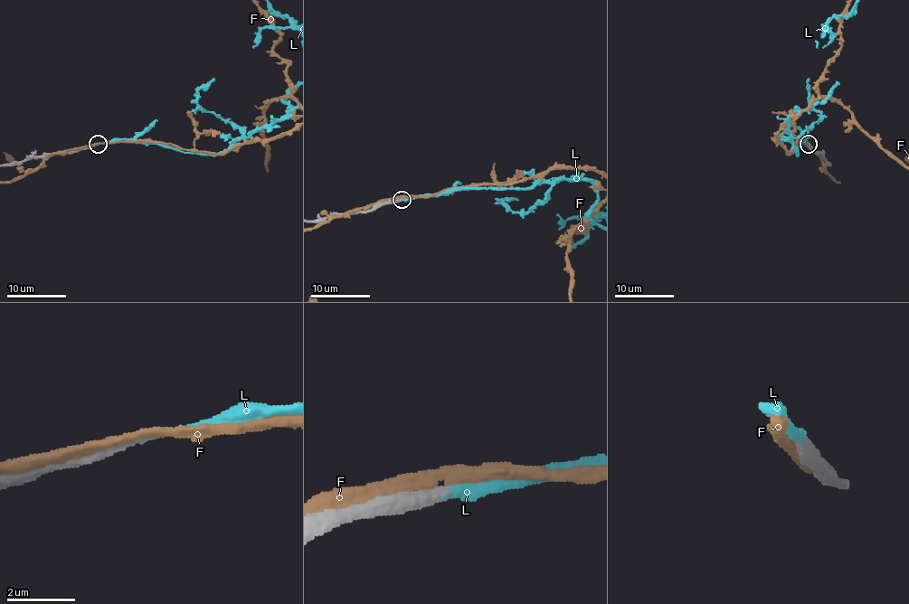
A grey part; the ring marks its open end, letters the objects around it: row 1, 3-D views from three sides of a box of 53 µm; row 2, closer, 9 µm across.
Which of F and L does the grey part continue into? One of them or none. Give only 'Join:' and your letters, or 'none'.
Join: L

